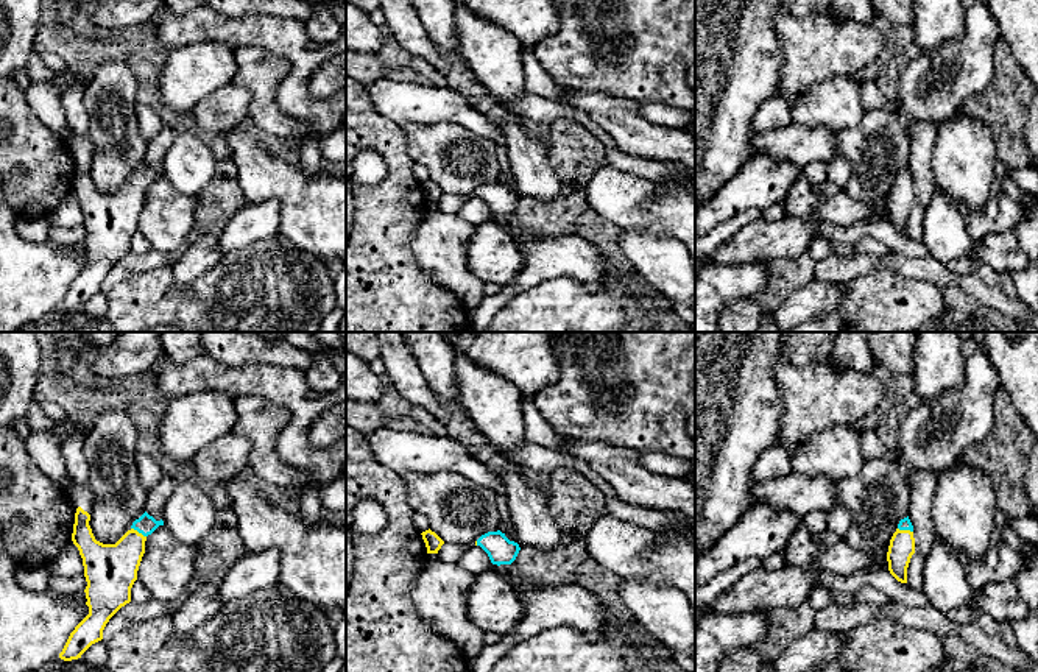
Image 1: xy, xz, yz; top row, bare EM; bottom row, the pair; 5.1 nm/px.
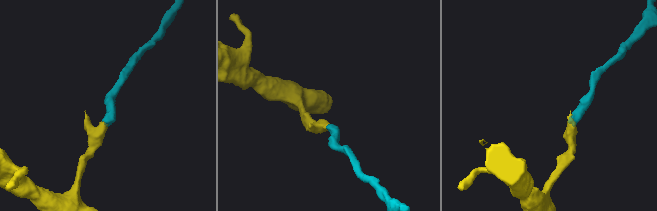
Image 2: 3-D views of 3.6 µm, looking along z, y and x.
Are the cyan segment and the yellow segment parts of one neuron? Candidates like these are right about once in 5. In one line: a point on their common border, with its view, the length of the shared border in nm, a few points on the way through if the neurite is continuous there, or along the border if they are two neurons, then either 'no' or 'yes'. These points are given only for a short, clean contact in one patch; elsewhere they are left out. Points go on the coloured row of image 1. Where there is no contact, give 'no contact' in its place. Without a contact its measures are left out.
contact xy (139, 532); length 90 nm; way xy (145, 524), (139, 532), (127, 554), (111, 569); yes

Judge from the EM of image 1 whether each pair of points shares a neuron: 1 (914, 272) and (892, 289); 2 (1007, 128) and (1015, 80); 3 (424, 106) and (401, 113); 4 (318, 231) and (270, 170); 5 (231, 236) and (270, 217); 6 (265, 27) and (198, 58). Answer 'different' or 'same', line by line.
1: different
2: same
3: same
4: same
5: same
6: different

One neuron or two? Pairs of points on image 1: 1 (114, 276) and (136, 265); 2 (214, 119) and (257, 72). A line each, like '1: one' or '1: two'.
1: one
2: two

